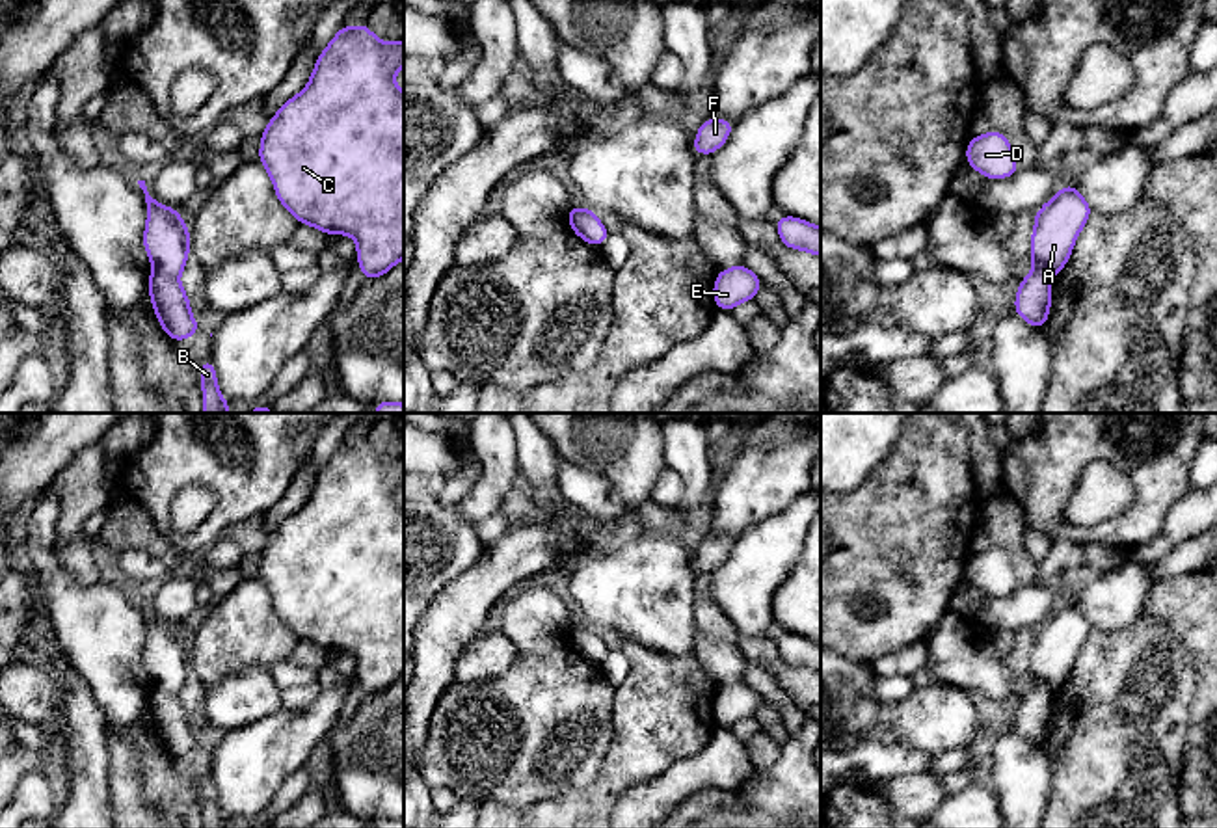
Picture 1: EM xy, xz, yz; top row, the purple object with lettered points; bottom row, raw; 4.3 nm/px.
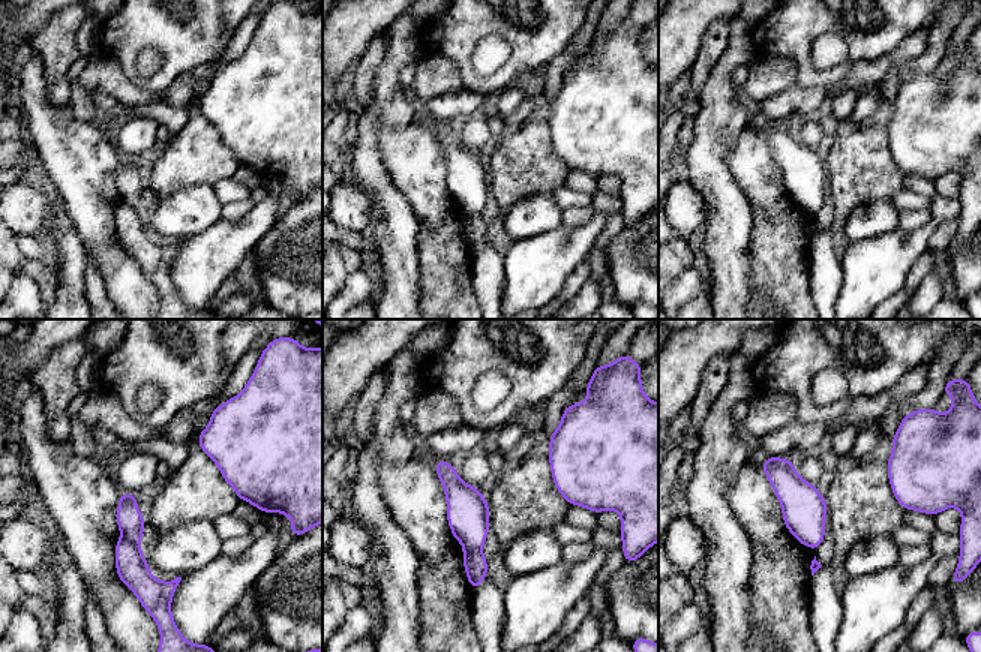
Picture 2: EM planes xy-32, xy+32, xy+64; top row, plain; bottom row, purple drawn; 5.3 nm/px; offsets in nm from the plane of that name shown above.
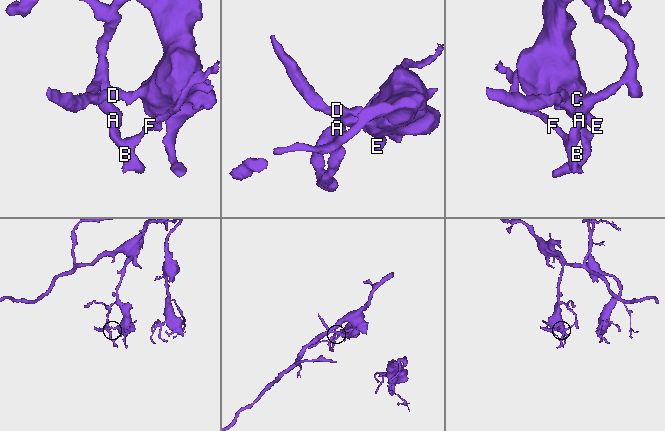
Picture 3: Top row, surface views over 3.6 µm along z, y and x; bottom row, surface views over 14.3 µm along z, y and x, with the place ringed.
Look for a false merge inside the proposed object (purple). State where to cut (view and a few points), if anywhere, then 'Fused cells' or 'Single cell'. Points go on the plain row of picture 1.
Split along xy (153, 685), (177, 696). Fused cells

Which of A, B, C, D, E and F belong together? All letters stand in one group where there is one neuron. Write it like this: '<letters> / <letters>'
A C D E / B F

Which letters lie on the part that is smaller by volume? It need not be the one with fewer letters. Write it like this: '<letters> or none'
B, F

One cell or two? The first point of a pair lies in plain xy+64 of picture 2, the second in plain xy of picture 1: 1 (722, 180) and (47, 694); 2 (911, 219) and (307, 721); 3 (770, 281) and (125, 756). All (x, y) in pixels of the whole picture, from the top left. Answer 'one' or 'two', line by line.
1: two
2: two
3: one

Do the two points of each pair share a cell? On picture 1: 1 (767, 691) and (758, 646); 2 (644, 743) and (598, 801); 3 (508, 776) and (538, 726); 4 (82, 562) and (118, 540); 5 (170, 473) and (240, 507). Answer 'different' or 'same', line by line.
1: different
2: same
3: same
4: different
5: same

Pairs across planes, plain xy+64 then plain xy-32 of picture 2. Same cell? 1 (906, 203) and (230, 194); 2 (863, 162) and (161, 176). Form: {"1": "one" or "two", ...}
{"1": "one", "2": "one"}

